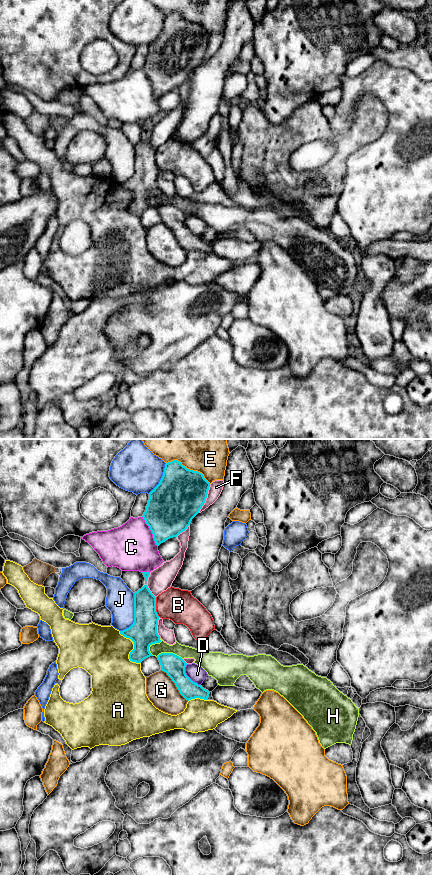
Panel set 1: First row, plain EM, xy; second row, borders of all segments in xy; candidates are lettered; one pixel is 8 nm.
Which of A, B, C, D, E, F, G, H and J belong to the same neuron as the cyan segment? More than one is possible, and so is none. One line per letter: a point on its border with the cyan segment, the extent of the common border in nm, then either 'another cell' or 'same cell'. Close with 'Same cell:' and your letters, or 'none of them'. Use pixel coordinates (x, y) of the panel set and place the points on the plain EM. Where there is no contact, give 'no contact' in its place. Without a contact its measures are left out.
A: xy (129, 209) | 170 nm | another cell
B: xy (155, 159) | 160 nm | another cell
C: xy (151, 82) | 280 nm | another cell
D: xy (187, 228) | 200 nm | another cell
E: xy (189, 21) | 400 nm | another cell
F: xy (206, 49) | 260 nm | another cell
G: xy (175, 236) | 340 nm | another cell
H: xy (169, 205) | 220 nm | another cell
J: xy (134, 166) | 340 nm | another cell
Same cell: none of them

